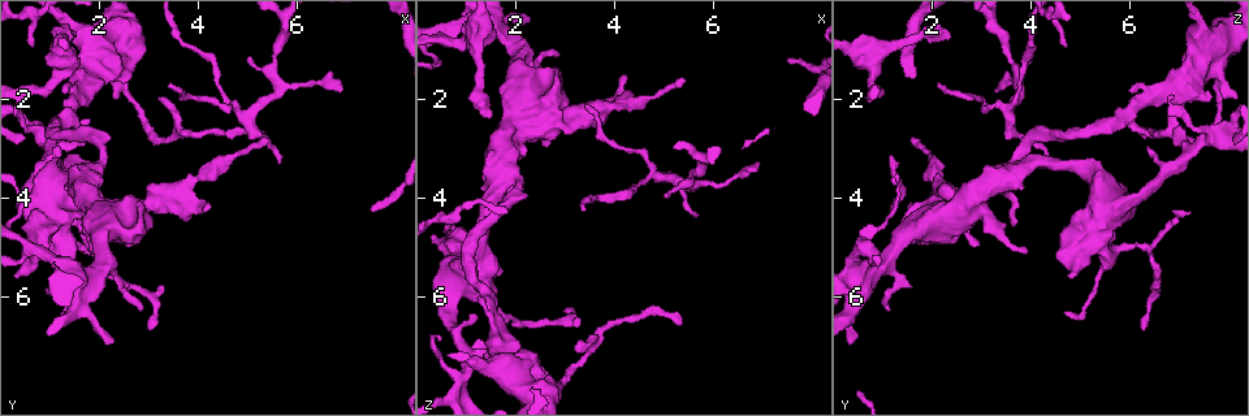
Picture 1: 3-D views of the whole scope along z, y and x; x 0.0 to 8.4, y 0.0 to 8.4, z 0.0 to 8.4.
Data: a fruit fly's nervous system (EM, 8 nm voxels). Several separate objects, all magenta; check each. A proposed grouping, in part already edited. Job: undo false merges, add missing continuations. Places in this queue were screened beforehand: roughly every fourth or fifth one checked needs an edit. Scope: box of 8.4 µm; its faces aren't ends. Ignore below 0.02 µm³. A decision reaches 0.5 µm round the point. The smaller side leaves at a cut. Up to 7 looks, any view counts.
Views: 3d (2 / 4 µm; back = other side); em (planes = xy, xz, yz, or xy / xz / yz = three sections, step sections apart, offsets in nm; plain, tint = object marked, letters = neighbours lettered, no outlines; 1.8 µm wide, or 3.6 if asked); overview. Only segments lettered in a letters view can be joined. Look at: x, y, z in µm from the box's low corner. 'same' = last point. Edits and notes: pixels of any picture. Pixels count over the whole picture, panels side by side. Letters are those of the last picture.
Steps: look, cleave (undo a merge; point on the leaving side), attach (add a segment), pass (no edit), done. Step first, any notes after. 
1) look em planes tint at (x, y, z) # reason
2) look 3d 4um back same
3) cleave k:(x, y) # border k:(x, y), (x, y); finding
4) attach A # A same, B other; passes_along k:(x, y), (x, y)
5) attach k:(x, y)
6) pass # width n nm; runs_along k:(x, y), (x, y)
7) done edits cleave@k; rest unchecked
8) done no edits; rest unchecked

look 3d 2um back at (1.80, 5.70, 0.70) # arms run side by side

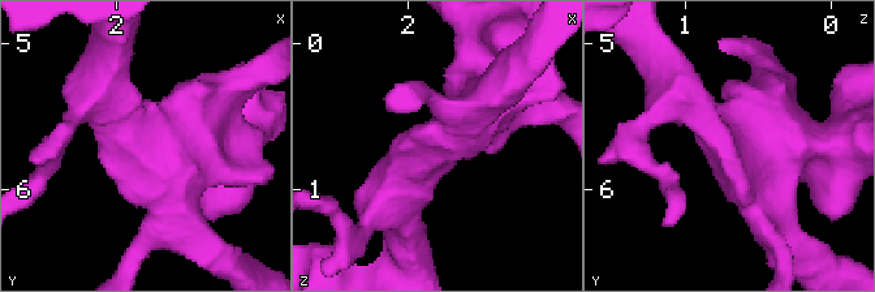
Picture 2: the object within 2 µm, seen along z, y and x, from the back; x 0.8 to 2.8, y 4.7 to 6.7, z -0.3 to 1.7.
look em planes plain at (1.74, 5.68, 0.70) # arms 4

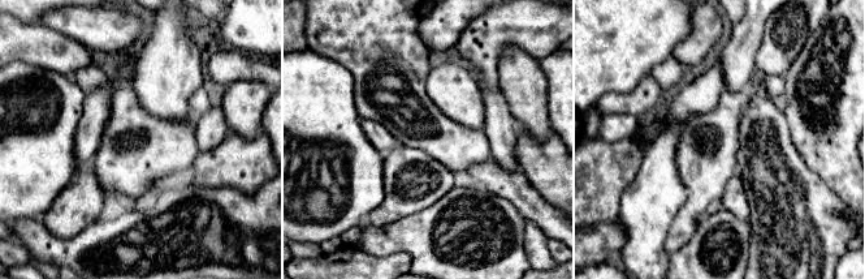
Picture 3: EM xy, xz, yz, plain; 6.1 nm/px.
look em planes letters same

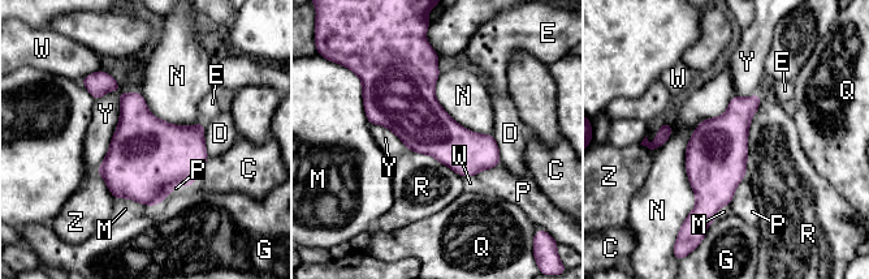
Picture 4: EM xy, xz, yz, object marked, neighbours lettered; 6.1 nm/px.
pass # C other, D other, E other, G other, M other, N other, P other, Q other, R other, W other, Y other, Z other; border 4:(761, 97), (748, 132), (746, 171); one neuron here

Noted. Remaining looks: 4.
look em 3.6um planes plain at (1.80, 3.55, 3.45) # side arm on a straight run

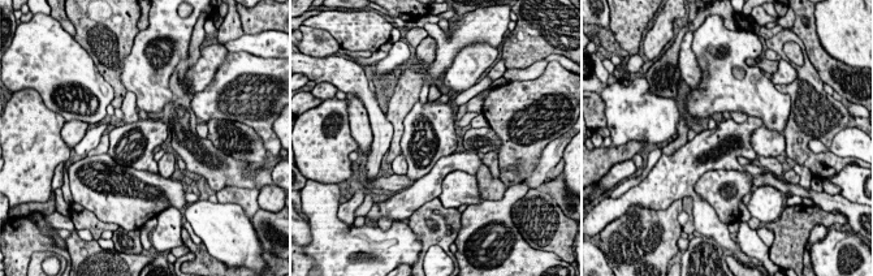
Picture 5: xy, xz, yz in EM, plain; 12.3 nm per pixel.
look em 3.6um planes letters same # see the neighbours

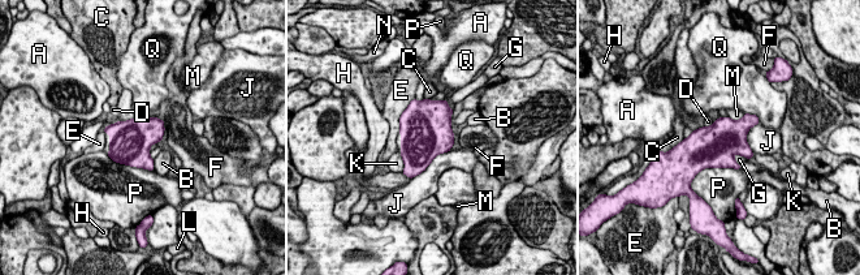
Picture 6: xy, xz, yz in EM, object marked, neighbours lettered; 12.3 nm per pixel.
pass # A other, B other, C other, D other, E other, F other, G other, H other, J other, K other, L other, M other, N other, P other, Q other; border 6:(733, 155), (740, 154), (747, 158); all the same neuron

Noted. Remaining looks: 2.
look 3d 4um at (1.25, 1.10, 0.70) # thick turns thin

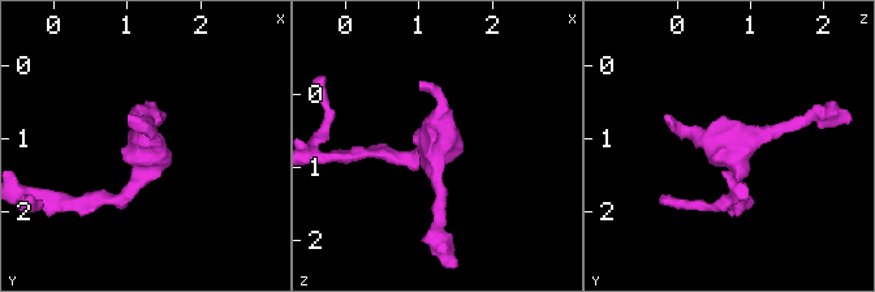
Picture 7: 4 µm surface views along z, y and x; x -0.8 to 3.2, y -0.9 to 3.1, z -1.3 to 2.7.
look em planes letters at (1.25, 1.05, 0.65)

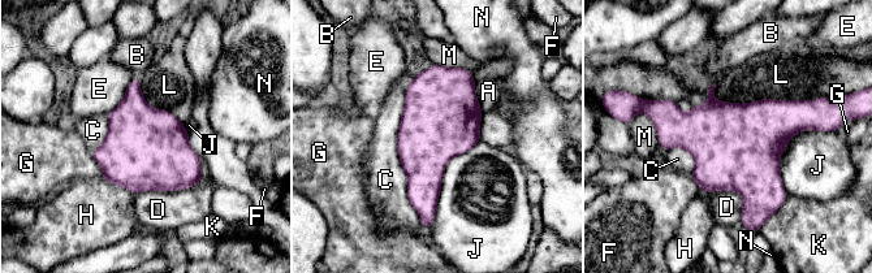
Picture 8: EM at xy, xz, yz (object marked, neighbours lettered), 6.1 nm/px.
pass # width 480 nm; A other, B other, C other, D other, E other, F other, G other, H other, J other, K other, L other, M other, N other; border 8:(479, 139), (448, 161), (428, 226); continuous, no second neuron

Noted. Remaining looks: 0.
done no edits; rest unchecked

